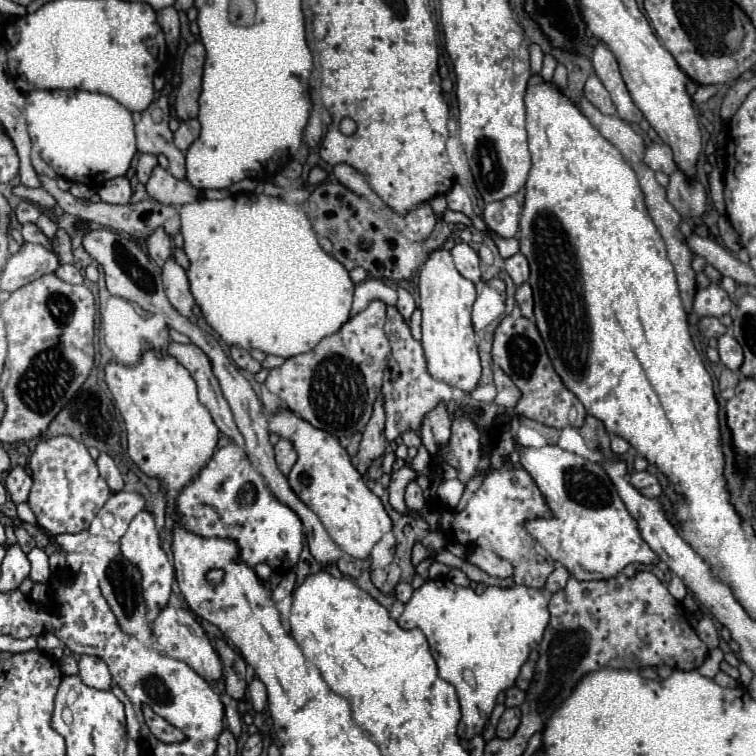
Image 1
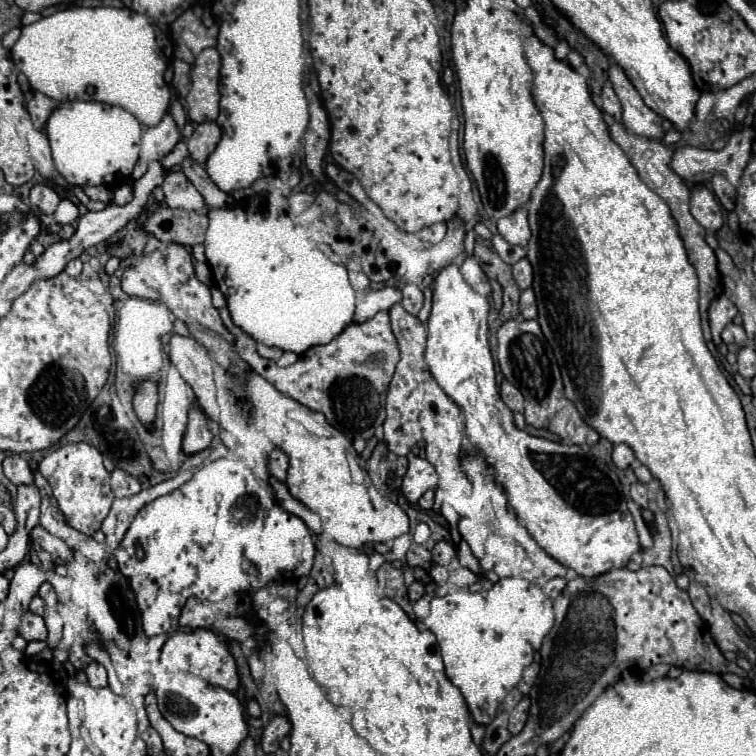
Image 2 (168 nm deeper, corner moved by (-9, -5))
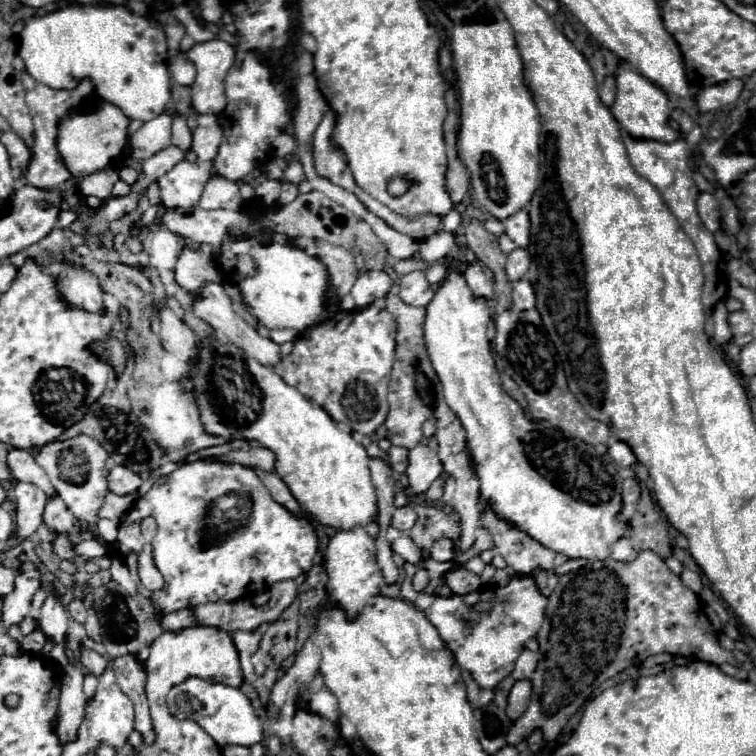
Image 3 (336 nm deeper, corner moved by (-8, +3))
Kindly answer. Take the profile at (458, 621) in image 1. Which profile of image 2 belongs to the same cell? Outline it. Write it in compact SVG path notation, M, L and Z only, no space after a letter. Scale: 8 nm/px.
M503 578L491 590L483 592L465 592L455 590L443 598L431 600L431 612L425 620L417 618L415 624L421 630L431 630L437 636L447 678L461 690L471 710L473 722L487 726L495 714L503 698L519 684L523 670L533 662L535 652L541 648L543 638L553 628L553 602L543 594L537 584L531 584L523 578Z

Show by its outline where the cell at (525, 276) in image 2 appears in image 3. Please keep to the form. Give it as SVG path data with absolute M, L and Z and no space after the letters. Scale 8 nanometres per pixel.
M512 250L508 256L506 256L506 276L514 282L514 280L520 280L524 278L528 270L528 254L526 250Z

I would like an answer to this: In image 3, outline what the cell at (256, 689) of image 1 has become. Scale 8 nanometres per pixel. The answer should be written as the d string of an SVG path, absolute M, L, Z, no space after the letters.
M264 626L254 630L254 632L236 632L234 634L234 644L238 646L238 652L256 652L260 646L260 638L264 634Z

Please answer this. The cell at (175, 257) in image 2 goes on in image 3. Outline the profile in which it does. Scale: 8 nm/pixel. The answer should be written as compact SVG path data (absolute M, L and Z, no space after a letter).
M184 248L178 262L176 262L176 282L182 286L186 292L196 294L206 282L212 282L220 278L216 266L212 266L202 252Z

